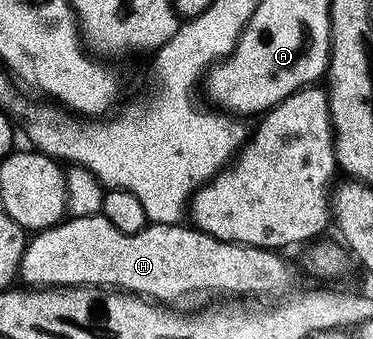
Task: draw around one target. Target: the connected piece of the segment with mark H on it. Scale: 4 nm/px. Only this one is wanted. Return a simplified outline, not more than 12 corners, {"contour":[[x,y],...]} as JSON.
{"contour":[[103,214],[29,237],[31,288],[104,288],[163,306],[262,296],[277,251],[185,223]]}

